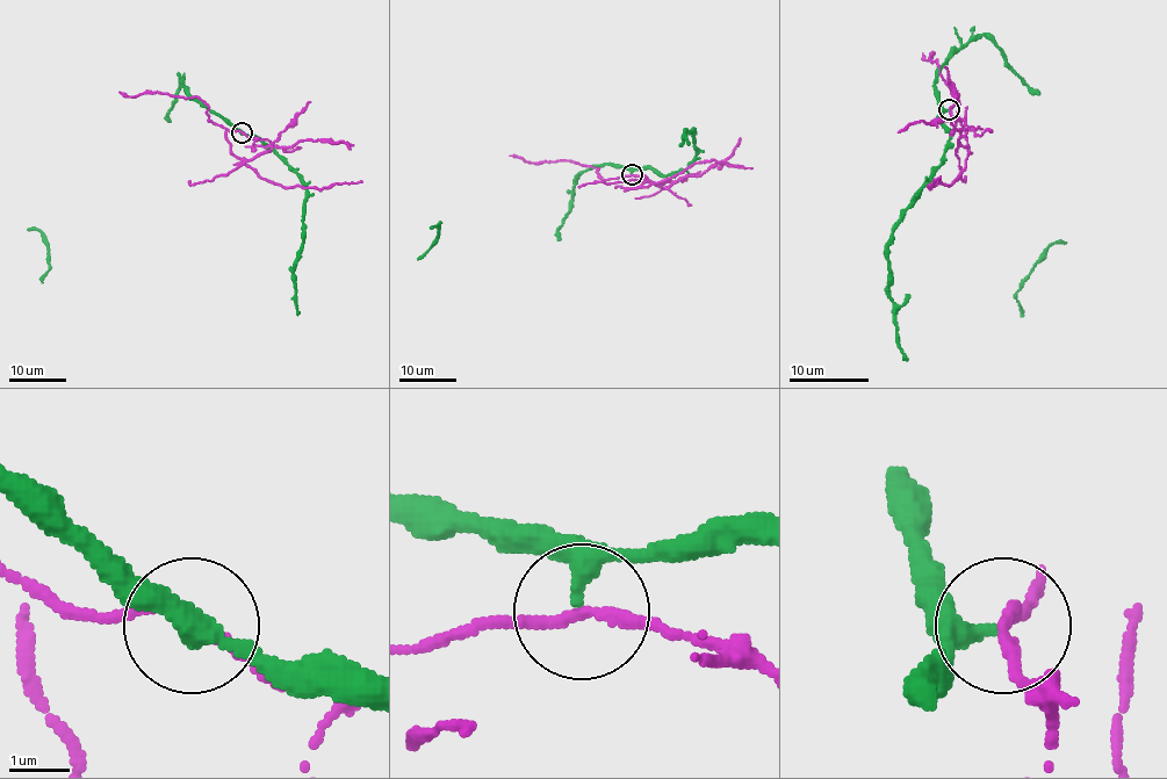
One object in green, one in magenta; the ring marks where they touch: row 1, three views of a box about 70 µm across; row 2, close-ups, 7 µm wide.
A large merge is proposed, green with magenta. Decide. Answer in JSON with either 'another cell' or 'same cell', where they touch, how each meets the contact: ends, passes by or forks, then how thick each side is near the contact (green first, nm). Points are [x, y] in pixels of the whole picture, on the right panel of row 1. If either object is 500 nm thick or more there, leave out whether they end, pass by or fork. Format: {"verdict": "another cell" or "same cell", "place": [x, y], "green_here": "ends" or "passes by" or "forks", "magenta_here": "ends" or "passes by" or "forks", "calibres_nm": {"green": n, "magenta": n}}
{"verdict": "another cell", "place": [949, 109], "green_here": "passes by", "magenta_here": "passes by", "calibres_nm": {"green": 240, "magenta": 180}}

